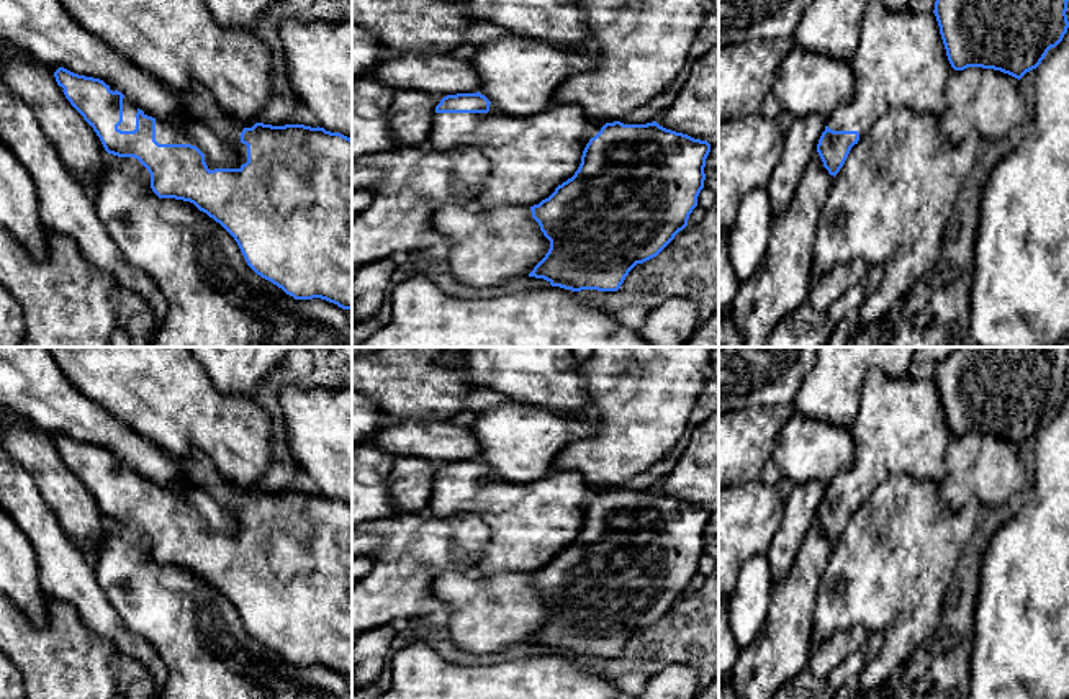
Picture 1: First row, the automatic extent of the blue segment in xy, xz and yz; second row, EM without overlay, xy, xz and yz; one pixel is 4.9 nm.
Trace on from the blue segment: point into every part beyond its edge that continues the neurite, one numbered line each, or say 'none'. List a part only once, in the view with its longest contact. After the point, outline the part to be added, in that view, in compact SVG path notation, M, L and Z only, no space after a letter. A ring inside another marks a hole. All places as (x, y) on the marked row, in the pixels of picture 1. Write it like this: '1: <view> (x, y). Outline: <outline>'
1: xz (531, 156). Outline: M491 103L488 113L434 113L426 146L439 152L476 146L489 159L489 174L480 195L467 205L468 210L534 206L575 175L586 144L604 124L606 121L588 120L575 103L552 105L530 116L511 116Z

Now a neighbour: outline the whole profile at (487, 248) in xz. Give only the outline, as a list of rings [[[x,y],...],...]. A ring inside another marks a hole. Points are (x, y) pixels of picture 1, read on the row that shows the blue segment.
[[[447,205],[434,213],[431,224],[449,244],[453,280],[471,288],[529,275],[550,249],[530,206],[471,211]]]

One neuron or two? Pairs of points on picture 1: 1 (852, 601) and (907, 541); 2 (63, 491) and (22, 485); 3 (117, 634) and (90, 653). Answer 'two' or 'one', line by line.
1: one
2: two
3: two

